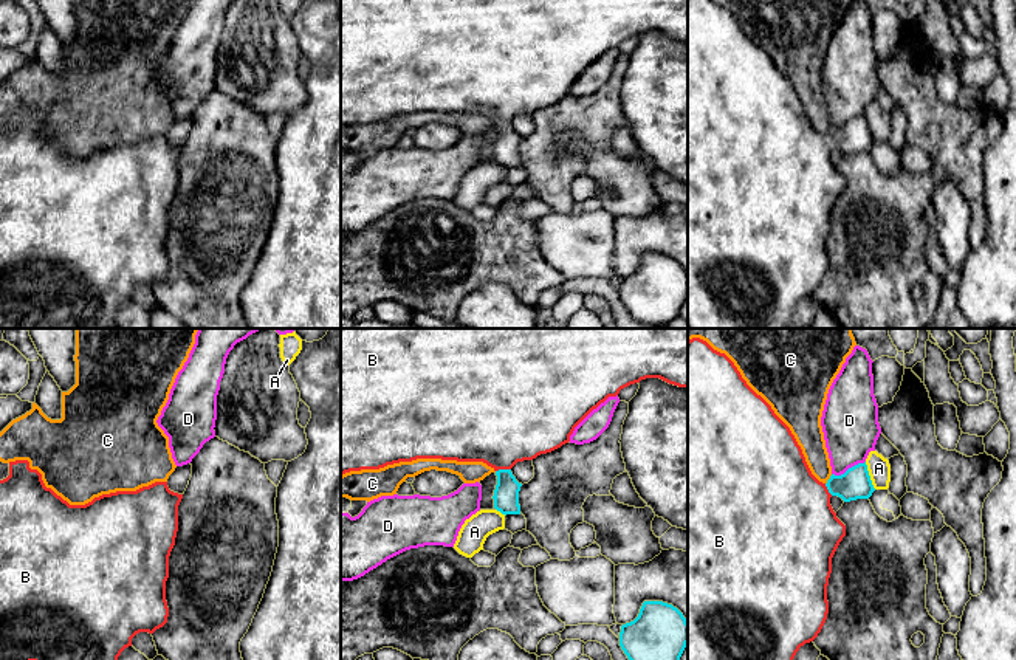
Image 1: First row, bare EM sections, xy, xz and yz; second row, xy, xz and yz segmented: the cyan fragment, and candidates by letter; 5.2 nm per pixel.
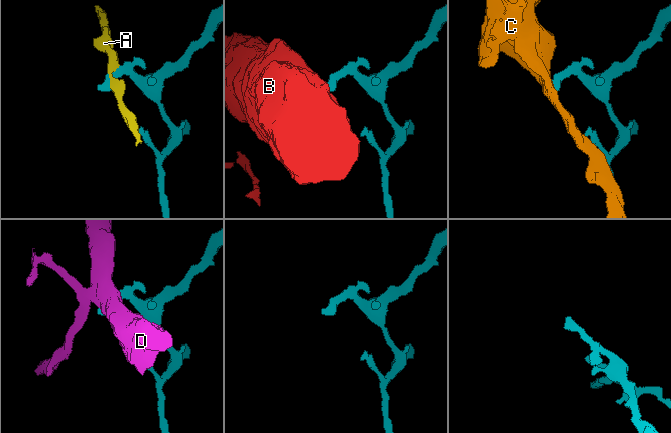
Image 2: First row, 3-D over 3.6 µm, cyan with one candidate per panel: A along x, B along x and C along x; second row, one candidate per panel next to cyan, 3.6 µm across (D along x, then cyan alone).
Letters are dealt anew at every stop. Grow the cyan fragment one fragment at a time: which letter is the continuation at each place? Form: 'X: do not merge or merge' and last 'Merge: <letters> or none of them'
A: do not merge
B: merge
C: do not merge
D: do not merge
Merge: B

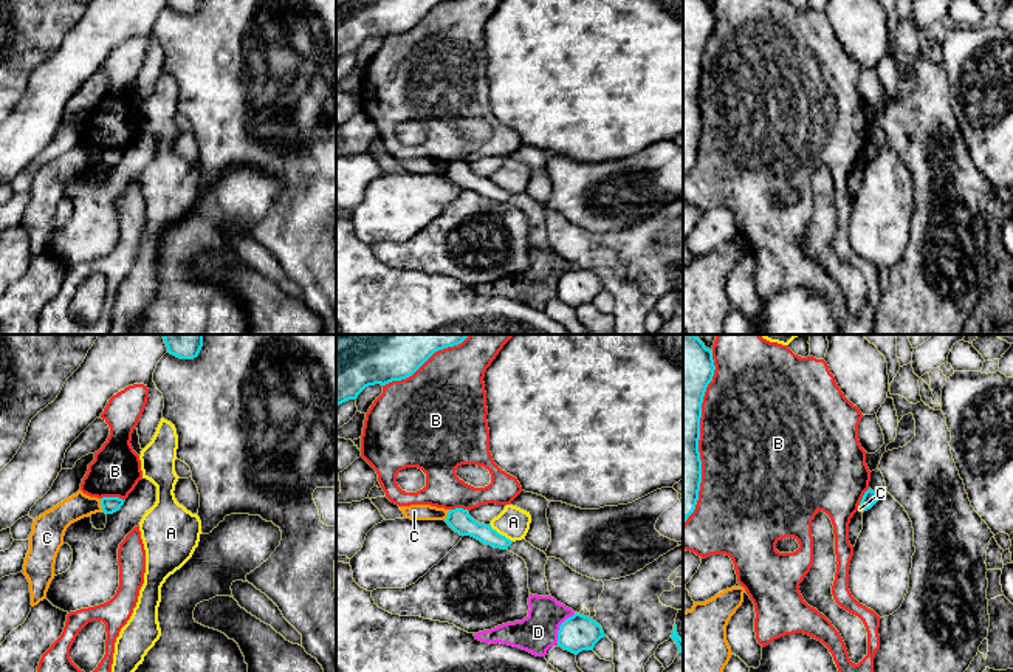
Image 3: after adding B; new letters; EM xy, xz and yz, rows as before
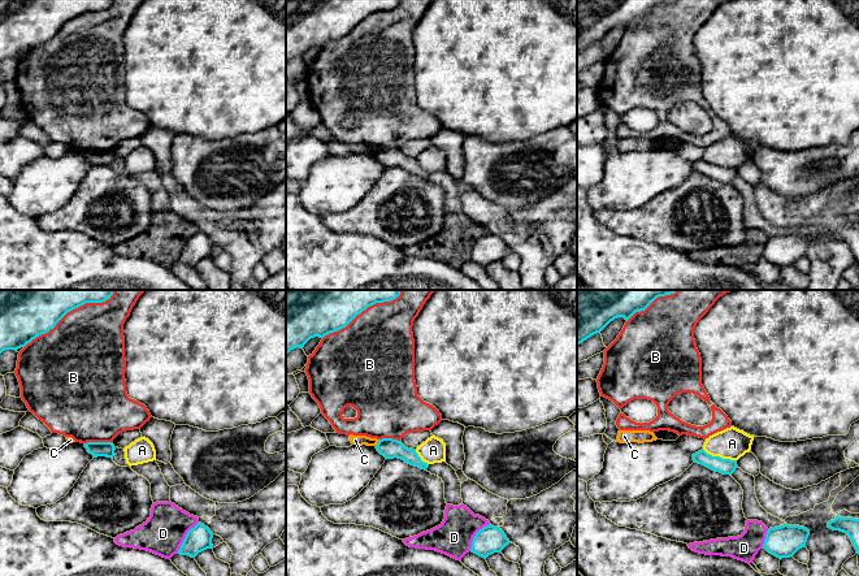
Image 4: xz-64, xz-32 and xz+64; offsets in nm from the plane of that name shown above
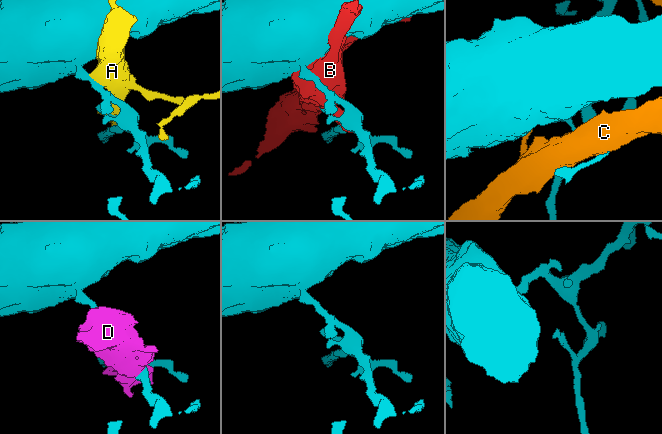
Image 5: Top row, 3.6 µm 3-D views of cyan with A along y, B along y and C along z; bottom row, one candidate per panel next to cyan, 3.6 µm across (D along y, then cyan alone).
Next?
A: do not merge
B: do not merge
C: do not merge
D: do not merge
Merge: none of them

